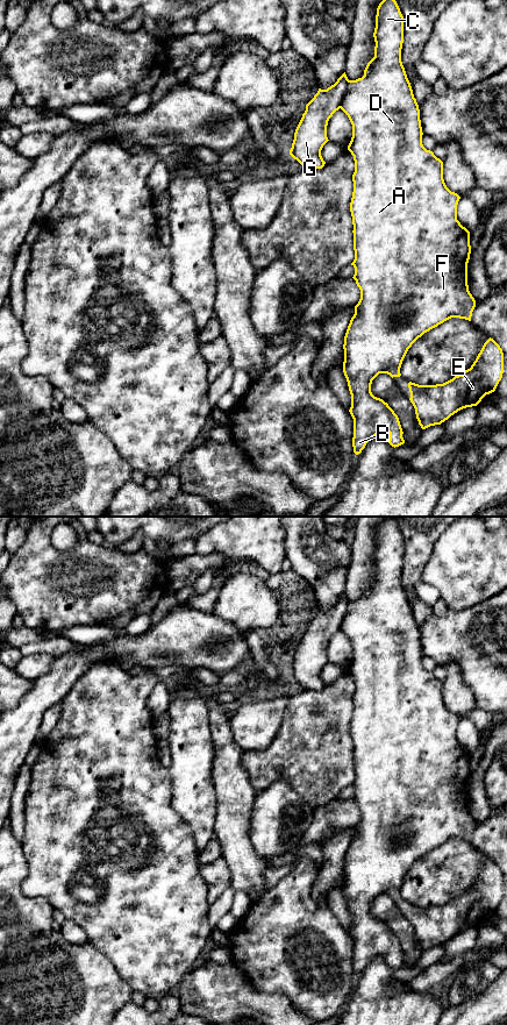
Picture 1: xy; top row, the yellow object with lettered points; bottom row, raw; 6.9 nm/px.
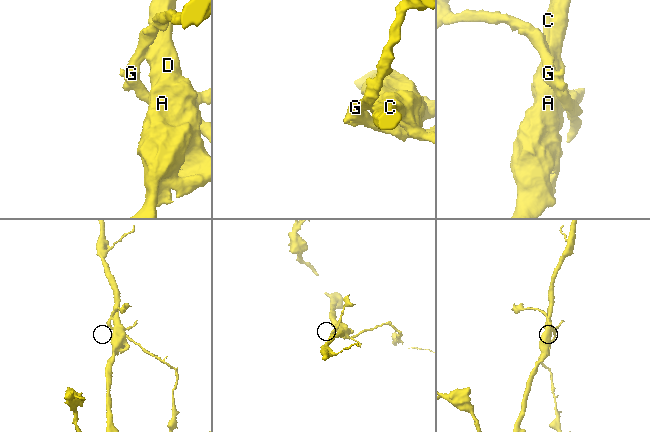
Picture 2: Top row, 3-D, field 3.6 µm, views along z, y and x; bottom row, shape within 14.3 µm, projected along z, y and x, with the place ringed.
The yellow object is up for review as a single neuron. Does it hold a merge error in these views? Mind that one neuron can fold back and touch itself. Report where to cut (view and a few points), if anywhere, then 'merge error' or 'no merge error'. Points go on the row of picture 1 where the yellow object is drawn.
cut xy (349, 80), (340, 107); merge error

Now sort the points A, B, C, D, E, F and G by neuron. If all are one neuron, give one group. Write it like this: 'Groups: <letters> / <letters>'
Groups: A B C D E F / G

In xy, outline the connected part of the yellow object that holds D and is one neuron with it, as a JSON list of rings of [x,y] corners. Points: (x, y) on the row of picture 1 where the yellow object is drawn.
[[[395,0],[379,3],[373,37],[374,57],[367,63],[362,78],[349,80],[341,105],[352,124],[352,137],[348,145],[355,161],[350,202],[355,259],[351,265],[355,268],[352,278],[360,290],[360,299],[355,306],[343,344],[343,372],[351,394],[349,412],[354,419],[352,447],[356,455],[379,434],[394,448],[405,443],[398,415],[387,403],[372,394],[372,380],[379,373],[400,377],[402,361],[419,337],[451,318],[471,321],[476,307],[467,285],[470,232],[457,220],[460,197],[447,187],[443,162],[422,144],[419,105],[401,62],[404,16]]]

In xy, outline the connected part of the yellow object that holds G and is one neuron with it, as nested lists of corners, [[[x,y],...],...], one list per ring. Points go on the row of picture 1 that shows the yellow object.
[[[345,72],[327,90],[319,88],[306,105],[306,111],[295,129],[290,155],[304,168],[322,169],[326,164],[321,156],[323,145],[329,141],[327,126],[333,114],[341,108],[349,79]]]

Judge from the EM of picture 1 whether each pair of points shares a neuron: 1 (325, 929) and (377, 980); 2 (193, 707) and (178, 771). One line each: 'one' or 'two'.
1: two
2: one

